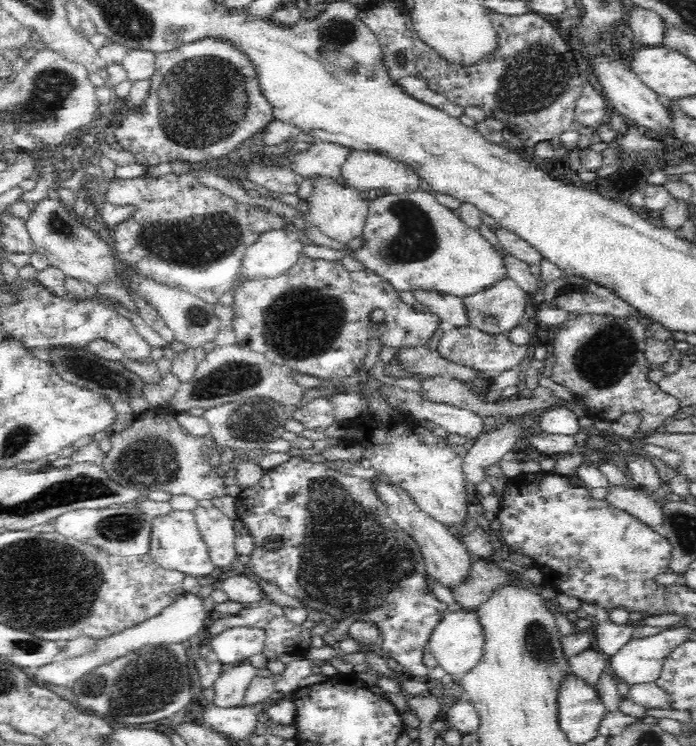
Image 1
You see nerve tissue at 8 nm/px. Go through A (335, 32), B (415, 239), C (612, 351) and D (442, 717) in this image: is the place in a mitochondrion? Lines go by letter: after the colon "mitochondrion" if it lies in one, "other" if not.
A: mitochondrion
B: mitochondrion
C: mitochondrion
D: other

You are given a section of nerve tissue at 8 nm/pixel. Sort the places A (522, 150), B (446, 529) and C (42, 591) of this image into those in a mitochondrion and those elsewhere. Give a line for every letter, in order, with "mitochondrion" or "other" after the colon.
A: other
B: other
C: mitochondrion

